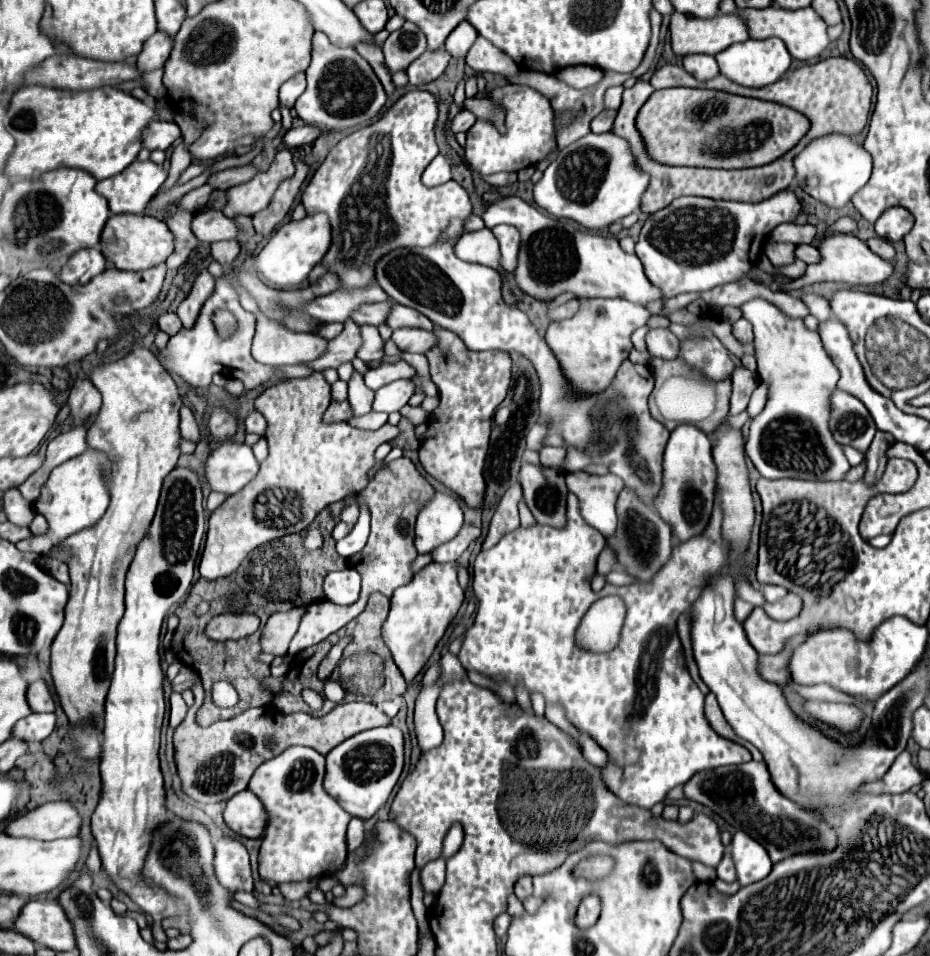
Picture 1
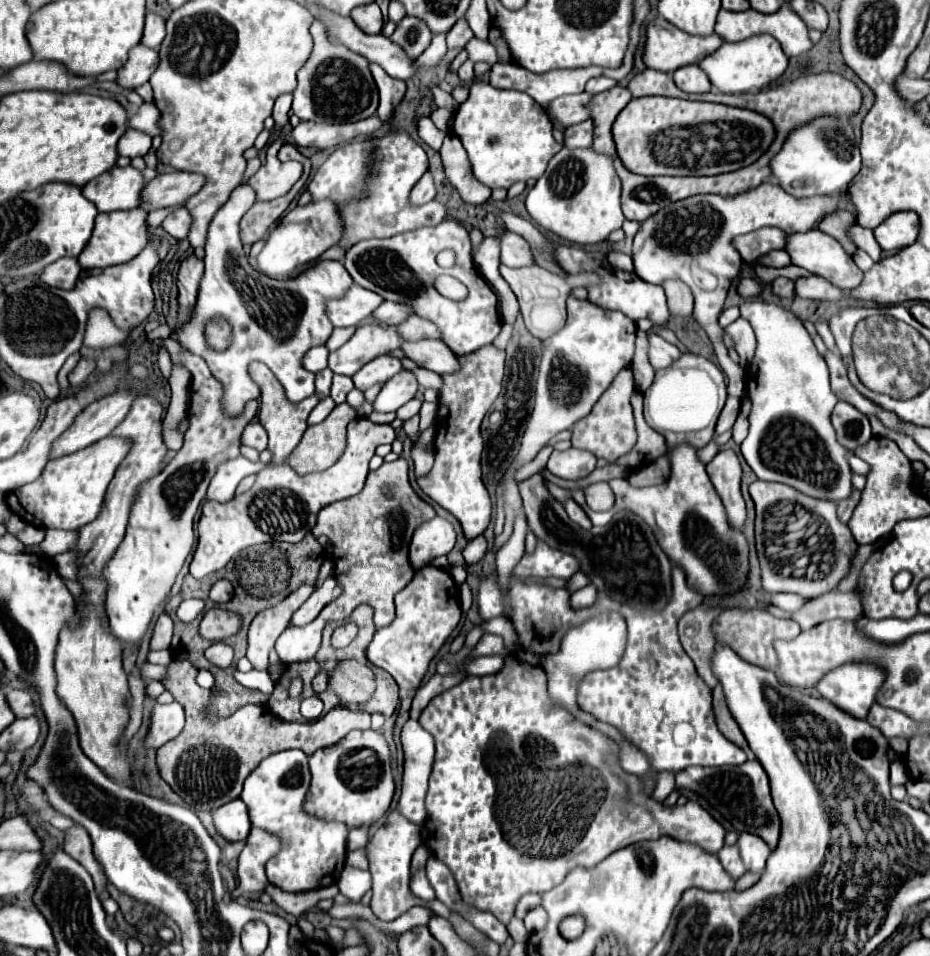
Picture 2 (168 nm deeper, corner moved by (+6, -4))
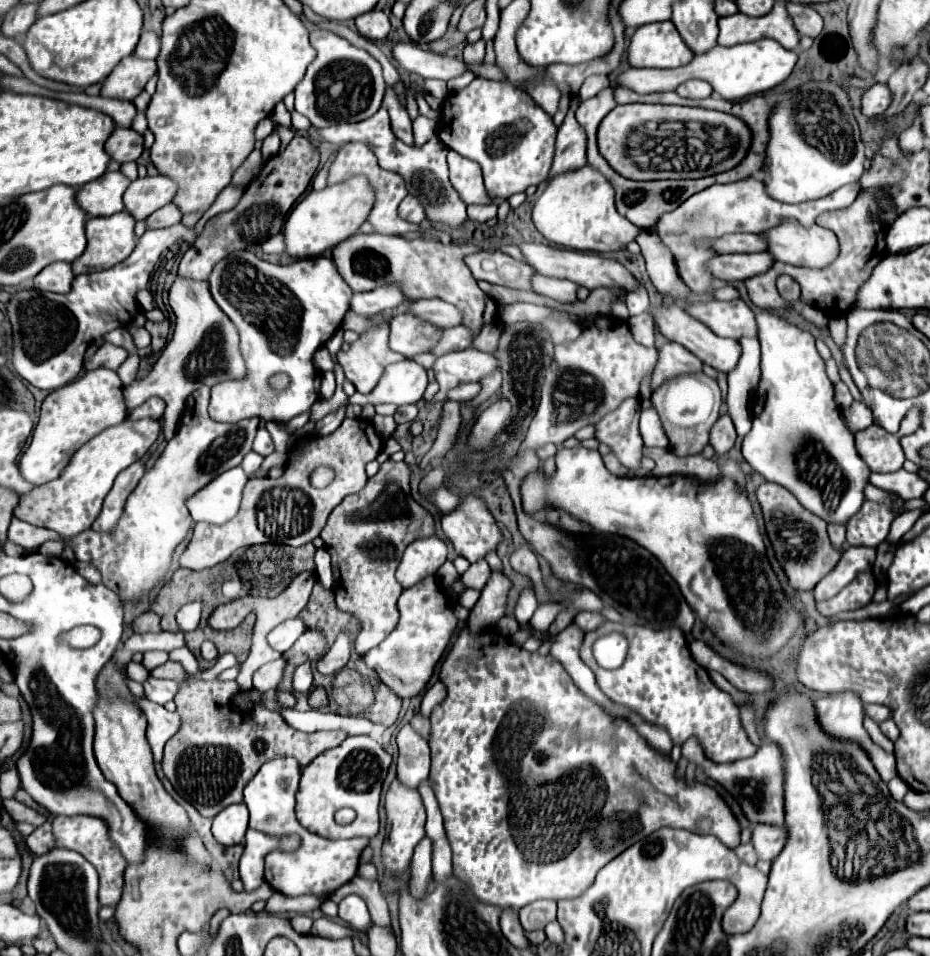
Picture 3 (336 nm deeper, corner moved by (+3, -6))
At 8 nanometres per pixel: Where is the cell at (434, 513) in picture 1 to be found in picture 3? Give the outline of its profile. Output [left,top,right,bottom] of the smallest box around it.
[395,536,447,588]

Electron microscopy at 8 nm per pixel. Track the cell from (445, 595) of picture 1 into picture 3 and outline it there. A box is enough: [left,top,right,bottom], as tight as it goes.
[363,576,457,698]

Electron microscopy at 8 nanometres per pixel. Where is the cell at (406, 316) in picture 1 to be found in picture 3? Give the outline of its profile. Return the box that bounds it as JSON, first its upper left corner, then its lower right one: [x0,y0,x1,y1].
[433,326,473,356]

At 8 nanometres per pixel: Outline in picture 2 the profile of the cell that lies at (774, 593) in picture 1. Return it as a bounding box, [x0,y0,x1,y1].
[770,594,806,612]

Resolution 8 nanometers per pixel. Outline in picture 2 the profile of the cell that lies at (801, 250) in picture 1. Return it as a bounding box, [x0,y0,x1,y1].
[758,250,790,268]

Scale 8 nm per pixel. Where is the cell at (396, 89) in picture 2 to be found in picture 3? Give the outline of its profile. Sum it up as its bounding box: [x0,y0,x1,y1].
[383,88,413,144]

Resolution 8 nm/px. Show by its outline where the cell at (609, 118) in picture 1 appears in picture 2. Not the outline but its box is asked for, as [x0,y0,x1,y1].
[564,120,594,148]

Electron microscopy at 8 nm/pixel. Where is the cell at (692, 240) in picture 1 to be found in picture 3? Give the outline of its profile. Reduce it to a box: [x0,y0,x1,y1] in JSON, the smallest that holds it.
[657,176,861,294]

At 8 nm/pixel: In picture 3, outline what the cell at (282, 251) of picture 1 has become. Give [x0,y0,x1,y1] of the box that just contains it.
[283,176,375,258]

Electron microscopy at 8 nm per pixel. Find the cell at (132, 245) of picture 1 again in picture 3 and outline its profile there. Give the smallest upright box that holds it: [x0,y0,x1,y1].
[71,212,135,274]

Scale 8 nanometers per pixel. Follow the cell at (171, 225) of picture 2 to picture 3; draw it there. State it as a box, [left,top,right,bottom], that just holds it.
[145,204,181,230]

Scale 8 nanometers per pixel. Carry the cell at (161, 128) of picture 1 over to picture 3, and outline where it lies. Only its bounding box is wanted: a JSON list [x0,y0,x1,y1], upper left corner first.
[105,128,143,164]

